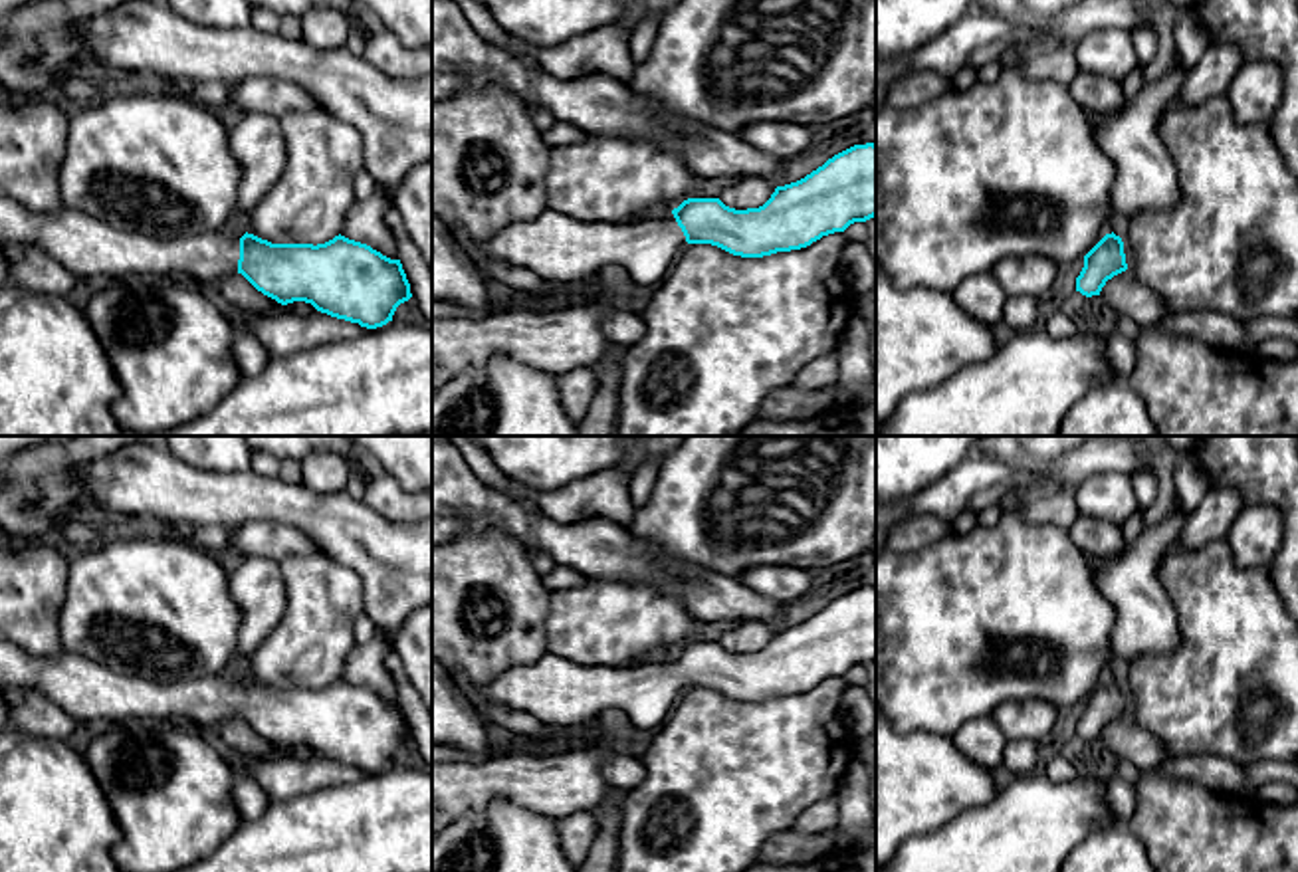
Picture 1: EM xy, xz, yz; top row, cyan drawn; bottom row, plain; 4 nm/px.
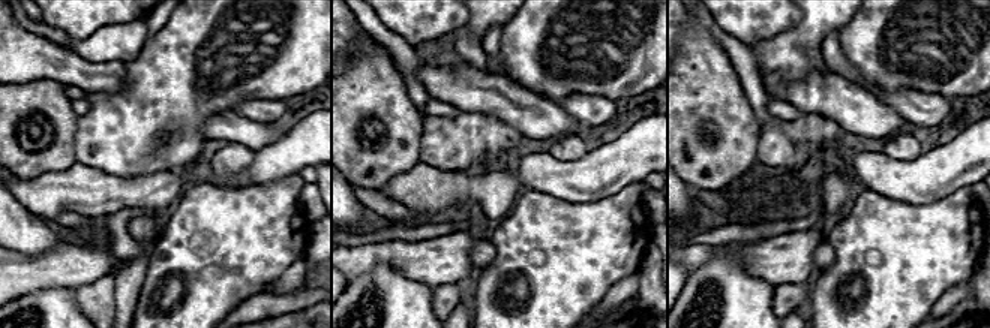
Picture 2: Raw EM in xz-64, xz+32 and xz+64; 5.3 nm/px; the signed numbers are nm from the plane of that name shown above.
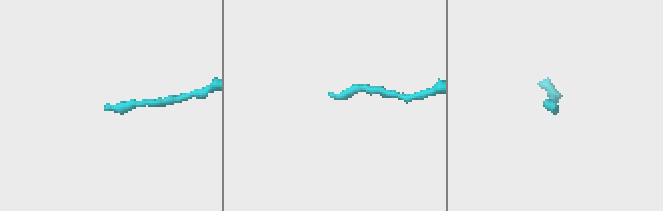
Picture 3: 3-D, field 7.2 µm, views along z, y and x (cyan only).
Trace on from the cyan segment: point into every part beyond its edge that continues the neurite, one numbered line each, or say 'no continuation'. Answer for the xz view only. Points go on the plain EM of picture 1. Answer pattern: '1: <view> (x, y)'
1: xz (559, 692)

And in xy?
1: xy (90, 692)

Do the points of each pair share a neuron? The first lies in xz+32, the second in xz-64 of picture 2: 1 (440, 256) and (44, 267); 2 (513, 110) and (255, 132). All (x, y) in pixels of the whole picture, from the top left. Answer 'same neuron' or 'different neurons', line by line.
1: same neuron
2: same neuron

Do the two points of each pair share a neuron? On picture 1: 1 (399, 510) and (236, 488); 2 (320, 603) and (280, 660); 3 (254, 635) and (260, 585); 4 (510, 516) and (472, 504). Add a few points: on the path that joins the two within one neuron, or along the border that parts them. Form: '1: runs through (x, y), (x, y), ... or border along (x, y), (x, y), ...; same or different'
1: border along (363, 500), (385, 518), (411, 524); different
2: runs through (320, 617), (294, 647); same
3: runs through (258, 623), (260, 597); same
4: runs through (500, 510), (482, 508); same

